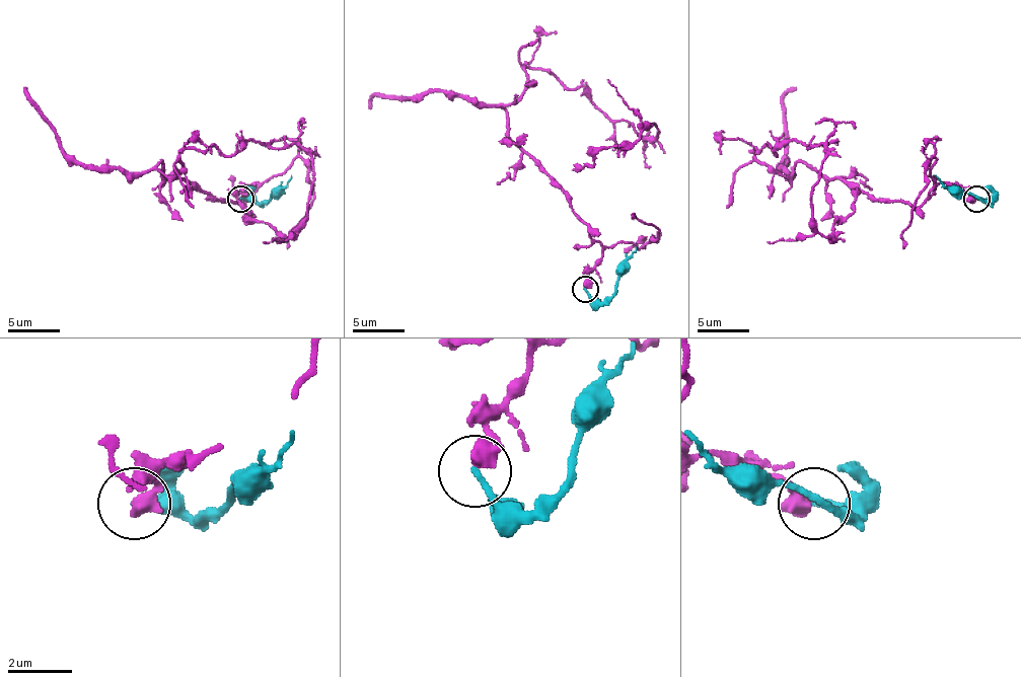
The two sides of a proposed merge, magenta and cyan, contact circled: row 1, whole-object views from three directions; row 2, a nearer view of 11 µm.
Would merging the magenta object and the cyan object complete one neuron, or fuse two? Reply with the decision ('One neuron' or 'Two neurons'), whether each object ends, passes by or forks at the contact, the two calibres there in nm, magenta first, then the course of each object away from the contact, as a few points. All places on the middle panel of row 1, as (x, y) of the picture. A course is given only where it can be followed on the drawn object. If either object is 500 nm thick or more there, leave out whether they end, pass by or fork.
Two neurons. Thickness 550 nm (magenta) against 190 nm. Course of magenta: (584, 287), (602, 252), (508, 135), (524, 67), (581, 85), (642, 135), (655, 125), (571, 169). Course of cyan: (584, 290), (605, 303), (618, 284), (621, 266), (637, 247)

